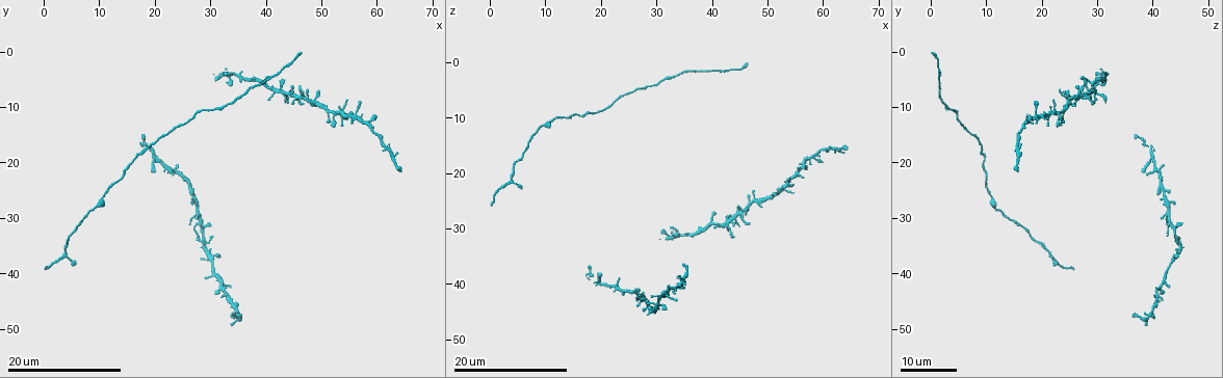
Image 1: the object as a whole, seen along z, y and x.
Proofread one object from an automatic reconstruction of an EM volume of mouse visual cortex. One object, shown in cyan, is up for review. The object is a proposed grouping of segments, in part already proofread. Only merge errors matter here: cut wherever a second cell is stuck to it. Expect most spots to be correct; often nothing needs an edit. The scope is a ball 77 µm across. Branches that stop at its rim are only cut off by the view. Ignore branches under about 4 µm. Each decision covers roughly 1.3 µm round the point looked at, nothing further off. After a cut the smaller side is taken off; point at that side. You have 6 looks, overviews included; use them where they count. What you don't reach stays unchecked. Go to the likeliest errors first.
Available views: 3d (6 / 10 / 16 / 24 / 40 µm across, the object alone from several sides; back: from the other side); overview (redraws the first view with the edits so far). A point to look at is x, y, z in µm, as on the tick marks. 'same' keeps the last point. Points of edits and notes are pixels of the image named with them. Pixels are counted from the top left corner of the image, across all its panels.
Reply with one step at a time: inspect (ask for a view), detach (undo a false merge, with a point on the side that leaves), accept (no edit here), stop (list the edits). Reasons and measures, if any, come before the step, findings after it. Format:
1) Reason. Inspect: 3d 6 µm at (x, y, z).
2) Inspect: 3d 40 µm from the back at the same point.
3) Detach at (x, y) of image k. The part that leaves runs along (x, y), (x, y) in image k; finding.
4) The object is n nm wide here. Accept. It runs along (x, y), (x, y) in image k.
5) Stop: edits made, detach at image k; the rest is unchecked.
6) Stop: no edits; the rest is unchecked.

A narrow waist. Inspect: 3d 16 µm at (6.5, 30.5, 14.0).

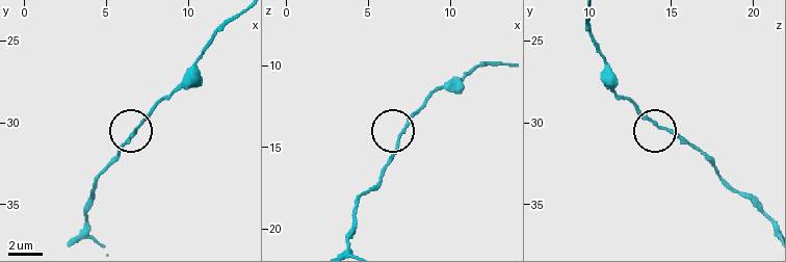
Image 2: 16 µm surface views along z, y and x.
Inspect: 3d 6 µm at (6.9, 30.3, 14.7).

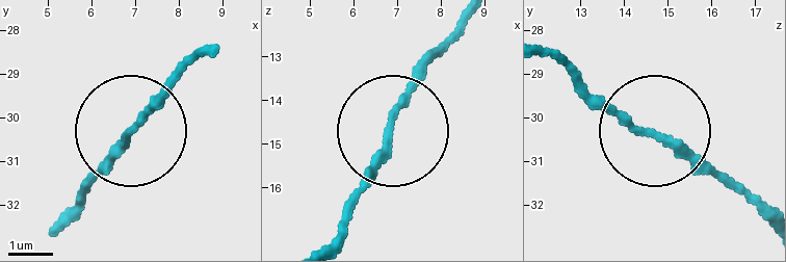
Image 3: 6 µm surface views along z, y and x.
Accept. Continuous, no second cell.

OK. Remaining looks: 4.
Calibre changes. Inspect: 3d 16 µm at (35.0, 48.5, 38.5).

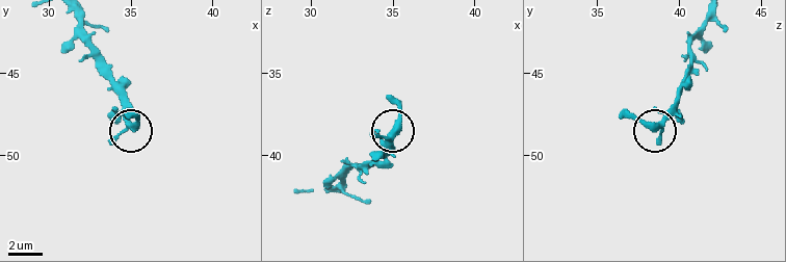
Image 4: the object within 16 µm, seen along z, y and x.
Inspect: 3d 10 µm at (35.4, 48.3, 38.3).

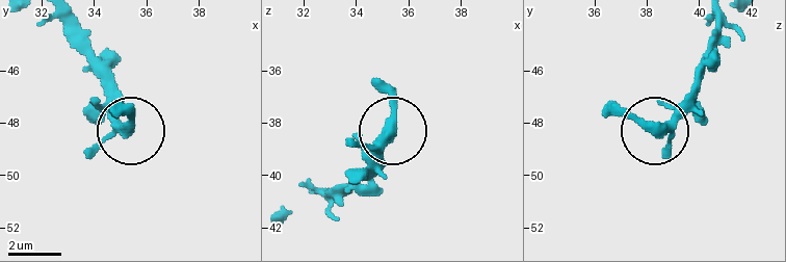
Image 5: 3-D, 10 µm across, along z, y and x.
Inspect: 3d 6 µm at (35.3, 48.1, 38.1).

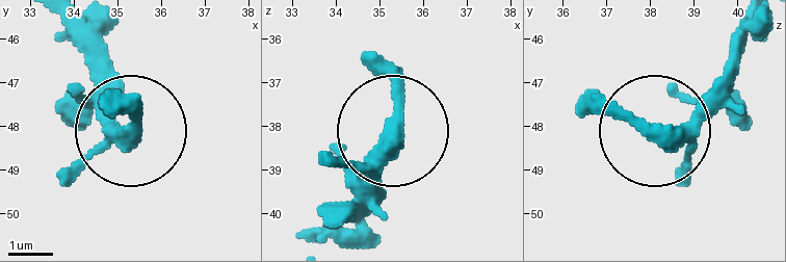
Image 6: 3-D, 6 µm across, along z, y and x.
Accept. Continuous, no second cell.

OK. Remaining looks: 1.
Stop: no edits; the rest is unchecked.

